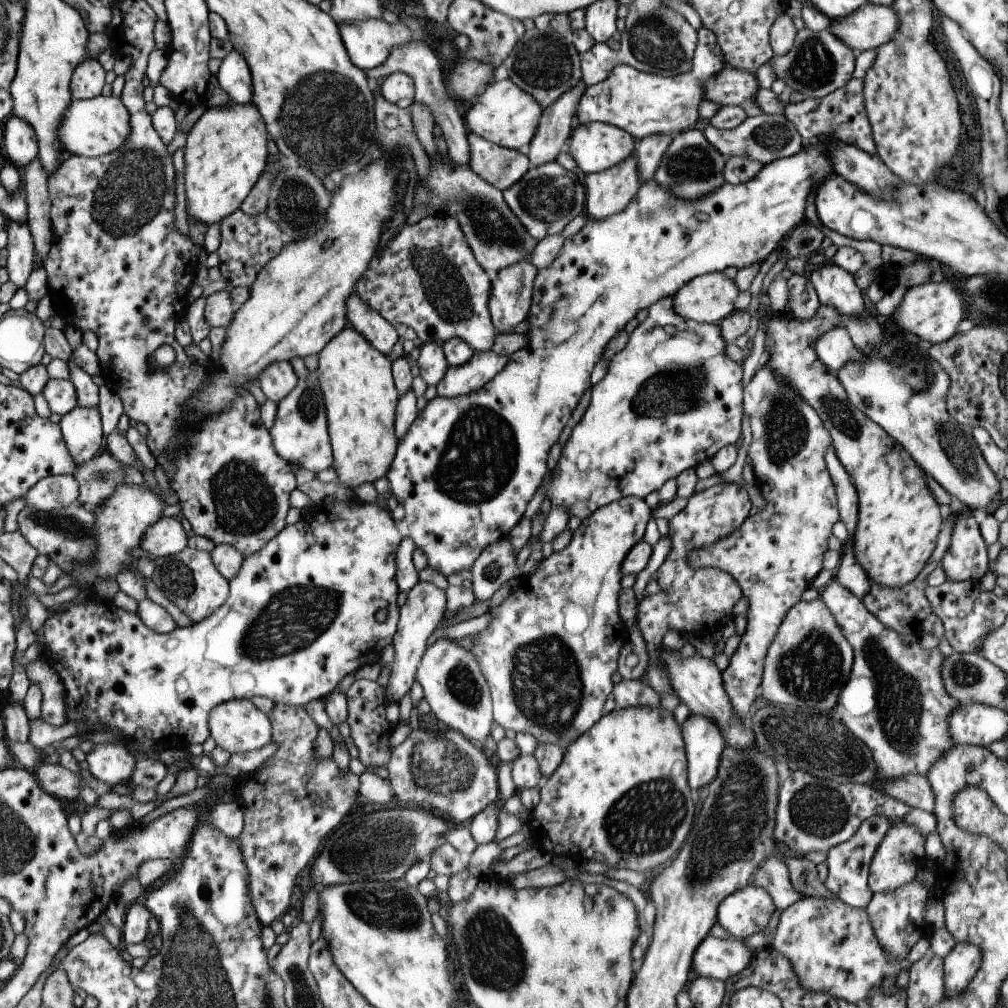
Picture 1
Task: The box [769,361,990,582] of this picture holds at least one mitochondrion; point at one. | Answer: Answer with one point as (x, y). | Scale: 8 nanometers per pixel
(843, 419)

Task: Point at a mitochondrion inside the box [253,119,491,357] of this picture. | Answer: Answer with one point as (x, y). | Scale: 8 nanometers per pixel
(448, 292)

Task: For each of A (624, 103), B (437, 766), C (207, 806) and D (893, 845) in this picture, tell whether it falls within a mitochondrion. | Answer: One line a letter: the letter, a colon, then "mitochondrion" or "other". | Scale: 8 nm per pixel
A: other
B: mitochondrion
C: other
D: other

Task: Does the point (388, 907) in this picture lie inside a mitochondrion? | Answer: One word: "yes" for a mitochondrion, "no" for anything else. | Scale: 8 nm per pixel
yes

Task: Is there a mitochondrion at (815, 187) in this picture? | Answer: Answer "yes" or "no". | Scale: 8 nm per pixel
no

